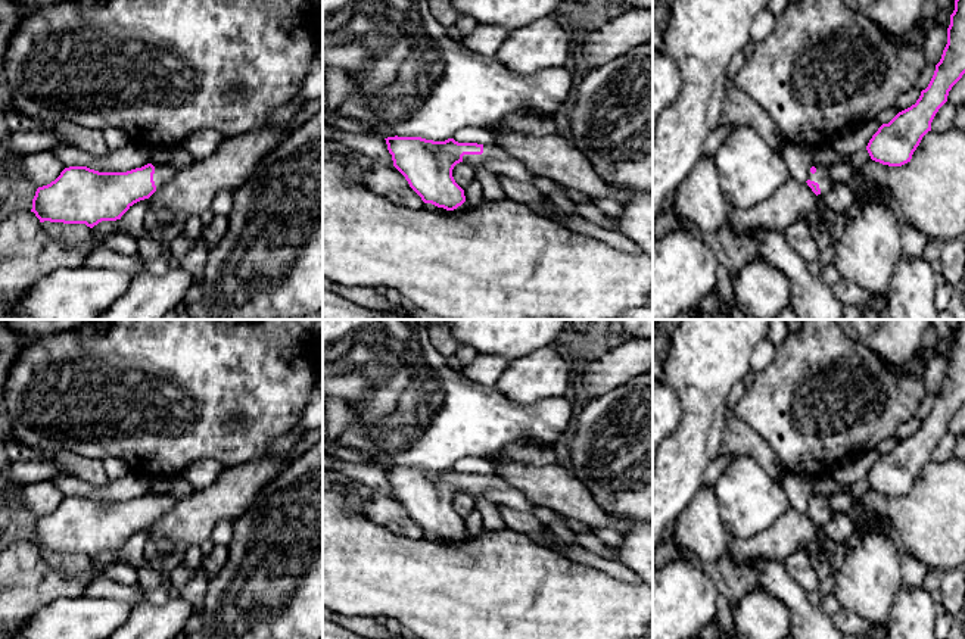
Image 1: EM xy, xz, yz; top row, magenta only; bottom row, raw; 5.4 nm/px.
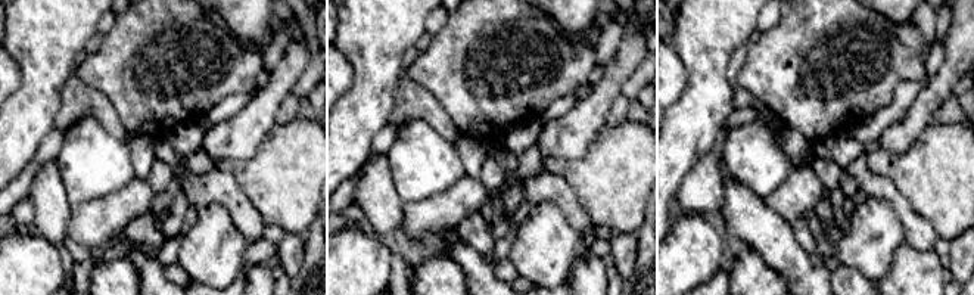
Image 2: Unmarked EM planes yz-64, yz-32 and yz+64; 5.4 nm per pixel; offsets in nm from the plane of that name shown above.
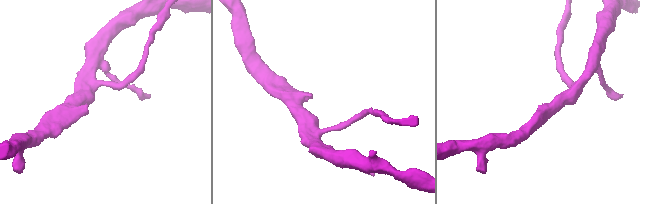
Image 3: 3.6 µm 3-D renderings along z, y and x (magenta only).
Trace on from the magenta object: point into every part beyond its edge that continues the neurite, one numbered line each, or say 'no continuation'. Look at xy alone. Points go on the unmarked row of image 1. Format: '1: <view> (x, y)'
1: xy (164, 504)

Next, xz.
1: xz (494, 488)

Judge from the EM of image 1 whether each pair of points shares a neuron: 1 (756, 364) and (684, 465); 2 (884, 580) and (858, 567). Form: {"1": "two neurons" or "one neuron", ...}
{"1": "two neurons", "2": "one neuron"}

